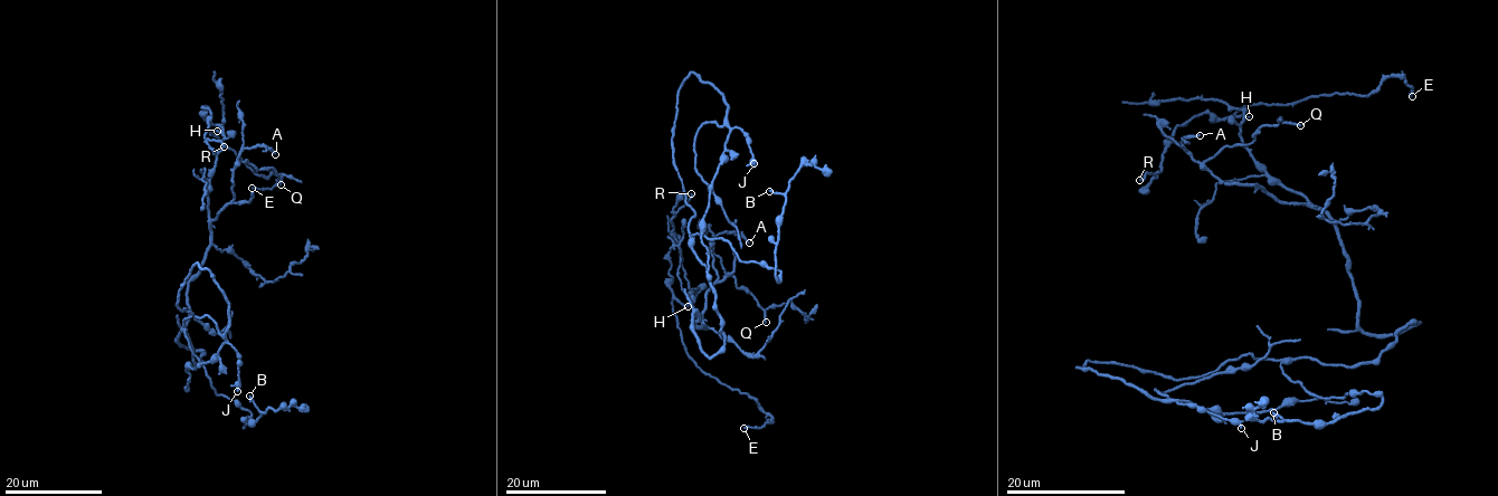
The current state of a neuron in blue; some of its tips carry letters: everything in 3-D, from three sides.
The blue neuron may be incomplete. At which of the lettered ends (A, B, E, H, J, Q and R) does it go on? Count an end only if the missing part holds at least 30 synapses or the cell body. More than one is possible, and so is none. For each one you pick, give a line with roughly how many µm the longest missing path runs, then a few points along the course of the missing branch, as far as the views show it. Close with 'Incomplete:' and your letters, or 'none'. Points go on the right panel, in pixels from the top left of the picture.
Incomplete: none

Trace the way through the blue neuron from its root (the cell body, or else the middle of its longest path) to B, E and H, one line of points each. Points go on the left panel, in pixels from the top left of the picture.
B: (201, 362), (195, 365), (186, 328), (215, 391), (237, 400), (250, 415), (244, 427), (262, 413), (249, 396)
E: (201, 362), (177, 339), (224, 137), (205, 116), (255, 174), (281, 179), (252, 188)
H: (201, 362), (205, 352), (177, 339), (190, 312), (188, 283), (210, 244), (208, 188), (224, 137), (217, 131)

